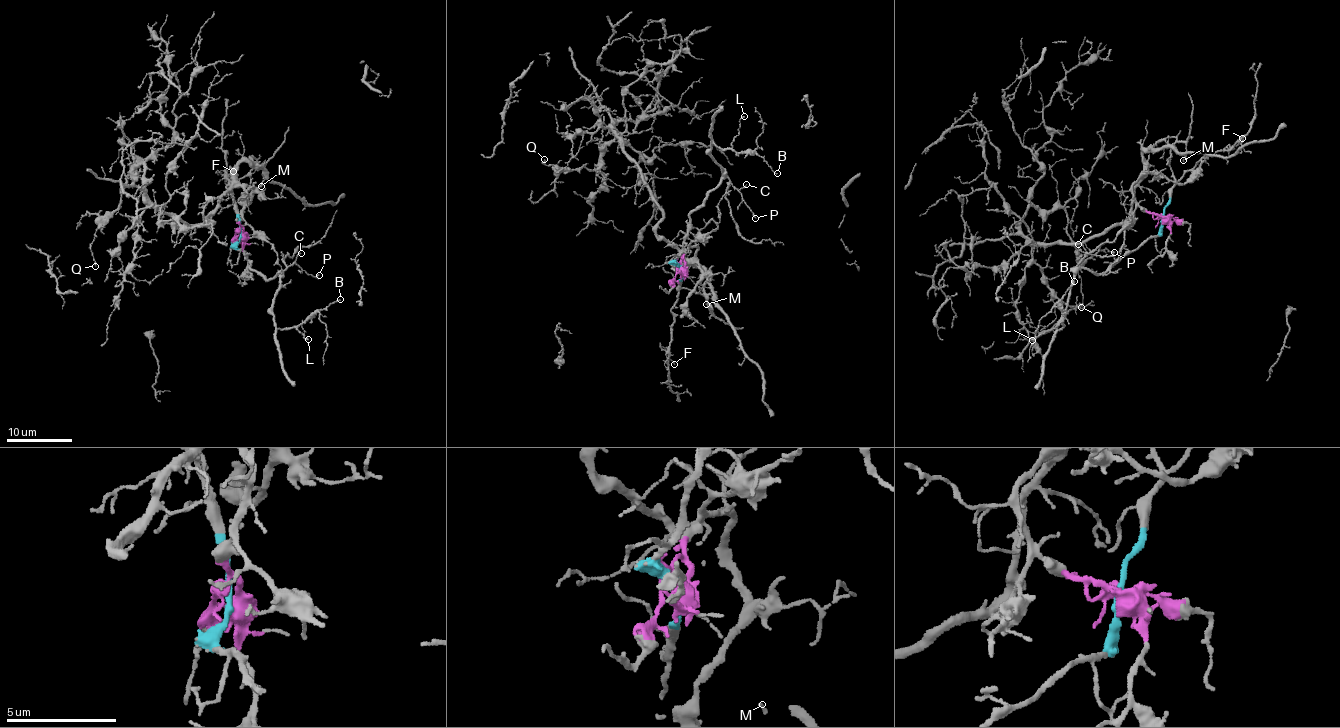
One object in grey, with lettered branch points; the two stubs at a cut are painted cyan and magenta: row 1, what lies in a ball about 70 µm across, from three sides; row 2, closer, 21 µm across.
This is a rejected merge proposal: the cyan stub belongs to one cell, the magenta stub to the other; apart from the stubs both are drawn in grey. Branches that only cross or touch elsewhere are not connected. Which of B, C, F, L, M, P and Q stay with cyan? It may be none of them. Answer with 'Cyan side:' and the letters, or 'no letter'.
Cyan side: B, C, F, L, M, P

